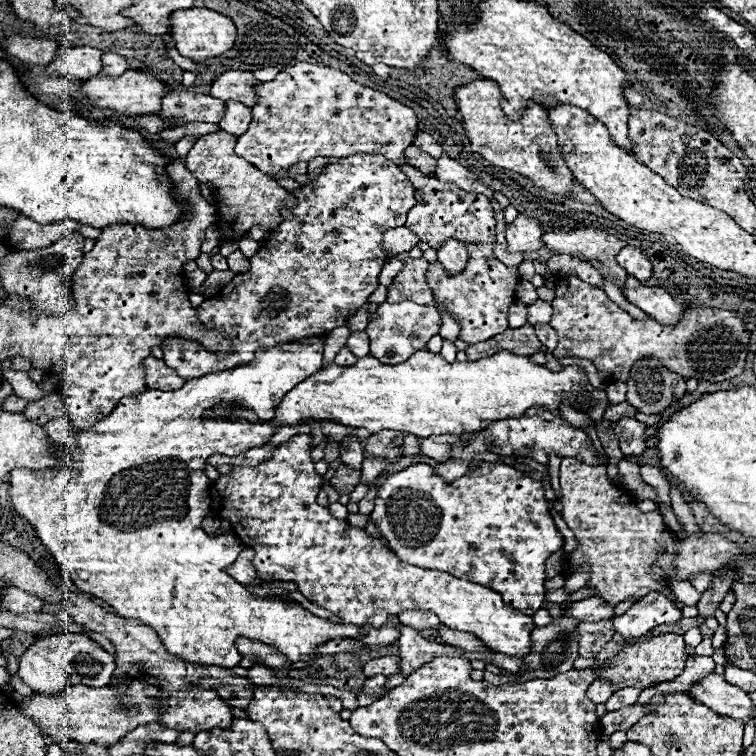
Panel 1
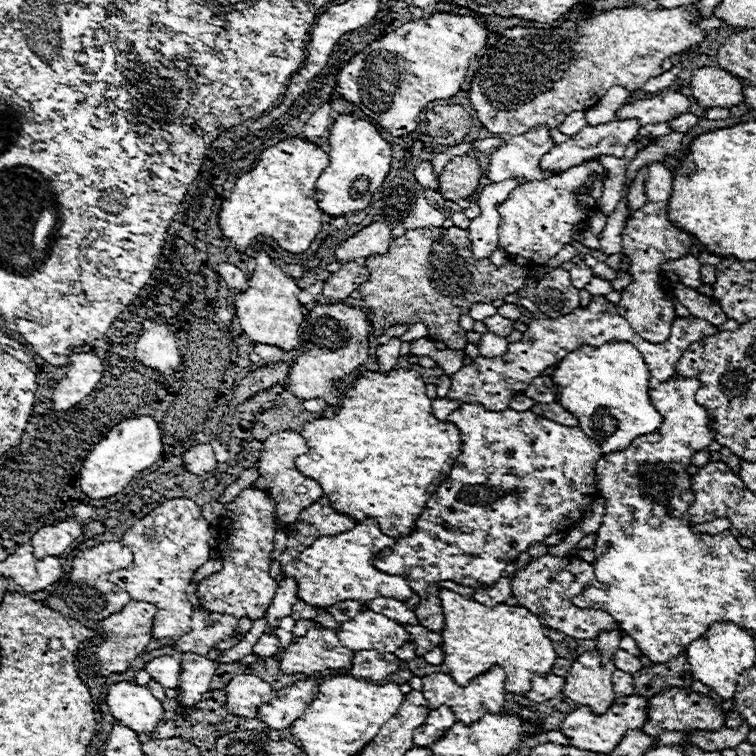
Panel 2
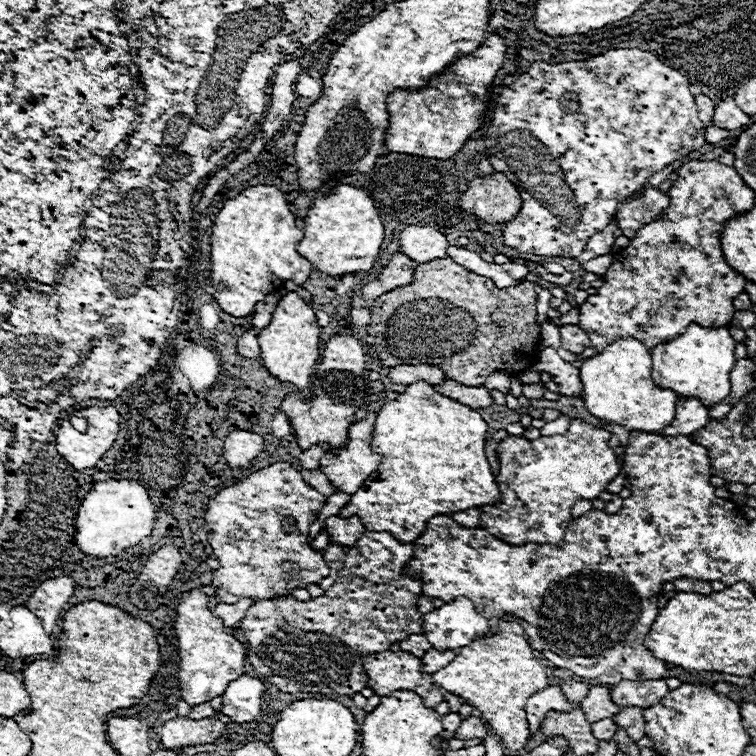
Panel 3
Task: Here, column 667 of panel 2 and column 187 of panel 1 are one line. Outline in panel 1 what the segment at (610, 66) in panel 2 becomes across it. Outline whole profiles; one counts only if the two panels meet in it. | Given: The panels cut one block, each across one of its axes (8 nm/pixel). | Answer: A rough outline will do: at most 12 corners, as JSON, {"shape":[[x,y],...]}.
{"shape":[[208,8],[176,10],[170,40],[196,64],[230,50],[236,26]]}

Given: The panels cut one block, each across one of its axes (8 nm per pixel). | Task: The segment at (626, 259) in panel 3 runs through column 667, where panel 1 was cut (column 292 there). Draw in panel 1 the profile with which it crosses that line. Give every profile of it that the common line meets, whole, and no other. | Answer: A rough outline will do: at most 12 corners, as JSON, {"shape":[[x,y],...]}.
{"shape":[[340,158],[198,306],[236,344],[164,340],[184,380],[326,336],[364,306],[414,188]]}

